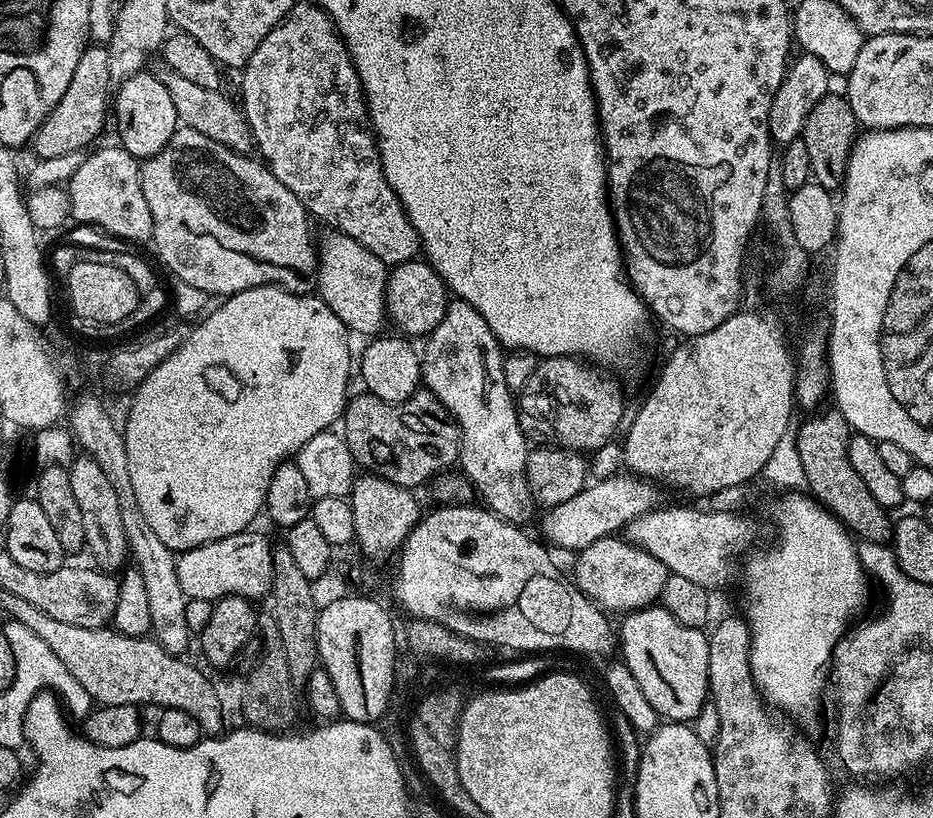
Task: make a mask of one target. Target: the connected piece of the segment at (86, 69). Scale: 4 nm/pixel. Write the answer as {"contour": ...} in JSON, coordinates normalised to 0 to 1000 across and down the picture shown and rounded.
{"contour":[[[94,56],[84,71],[84,82],[79,84],[79,95],[75,95],[75,105],[71,105],[71,115],[56,132],[42,160],[32,174],[42,194],[62,193],[76,186],[90,186],[107,166],[111,150],[118,147],[118,110],[121,106],[118,95],[117,60],[111,56]]]}

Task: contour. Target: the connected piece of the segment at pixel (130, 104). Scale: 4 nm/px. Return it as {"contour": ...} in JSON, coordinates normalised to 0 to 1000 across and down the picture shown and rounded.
{"contour":[[[146,88],[128,104],[122,115],[122,152],[124,147],[128,175],[151,198],[170,188],[180,177],[191,155],[182,110],[174,105],[170,92],[163,89],[162,93],[161,88]]]}

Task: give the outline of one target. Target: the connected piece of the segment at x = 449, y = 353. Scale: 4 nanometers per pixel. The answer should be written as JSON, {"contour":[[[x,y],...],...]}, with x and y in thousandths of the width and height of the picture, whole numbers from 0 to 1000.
{"contour":[[[481,366],[480,381],[474,394],[469,394],[466,403],[459,407],[453,417],[450,457],[452,469],[458,478],[463,479],[478,496],[489,520],[493,523],[493,560],[491,572],[494,572],[503,593],[514,600],[520,617],[533,631],[548,636],[554,643],[565,642],[570,631],[572,612],[566,601],[566,587],[562,582],[566,554],[568,551],[567,534],[557,524],[557,506],[551,482],[542,472],[540,456],[540,436],[538,423],[532,417],[532,411],[521,399],[521,389],[508,379],[498,367]]]}

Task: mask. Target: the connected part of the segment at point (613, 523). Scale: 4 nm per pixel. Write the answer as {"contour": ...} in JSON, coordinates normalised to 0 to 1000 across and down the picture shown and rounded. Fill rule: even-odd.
{"contour":[[[661,579],[631,590],[620,604],[615,604],[615,609],[598,614],[598,619],[582,627],[583,632],[579,636],[579,645],[584,655],[582,659],[593,671],[606,670],[610,677],[623,675],[625,670],[632,667],[632,663],[641,663],[641,658],[663,652],[680,633],[704,620],[703,600],[705,597],[700,588],[681,579]]]}

